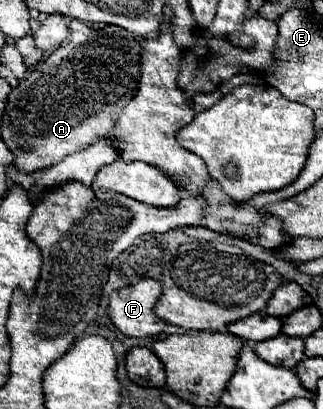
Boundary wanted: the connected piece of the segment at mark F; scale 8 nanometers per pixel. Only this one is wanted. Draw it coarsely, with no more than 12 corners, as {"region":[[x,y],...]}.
{"region":[[152,278],[112,292],[108,314],[126,336],[168,324],[154,314],[162,286]]}

